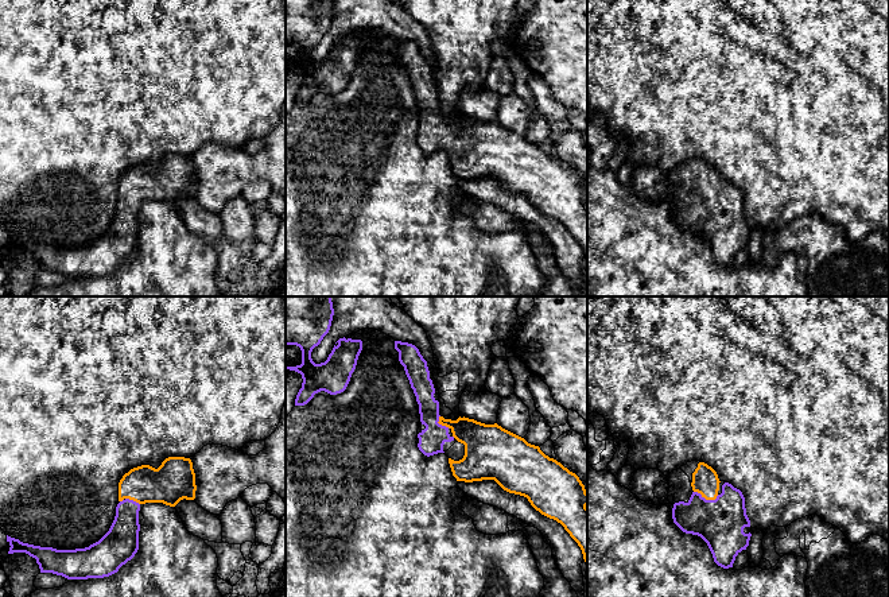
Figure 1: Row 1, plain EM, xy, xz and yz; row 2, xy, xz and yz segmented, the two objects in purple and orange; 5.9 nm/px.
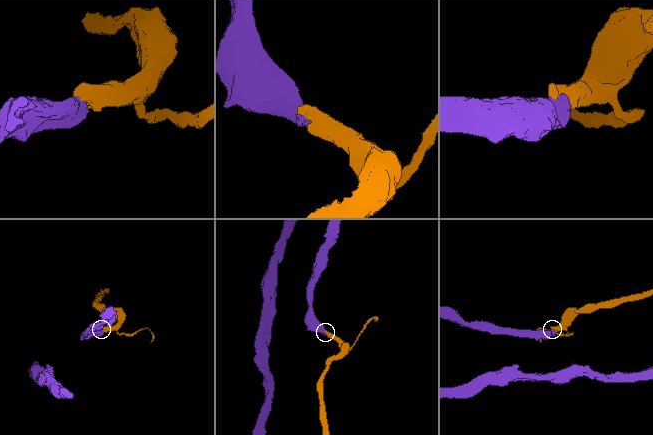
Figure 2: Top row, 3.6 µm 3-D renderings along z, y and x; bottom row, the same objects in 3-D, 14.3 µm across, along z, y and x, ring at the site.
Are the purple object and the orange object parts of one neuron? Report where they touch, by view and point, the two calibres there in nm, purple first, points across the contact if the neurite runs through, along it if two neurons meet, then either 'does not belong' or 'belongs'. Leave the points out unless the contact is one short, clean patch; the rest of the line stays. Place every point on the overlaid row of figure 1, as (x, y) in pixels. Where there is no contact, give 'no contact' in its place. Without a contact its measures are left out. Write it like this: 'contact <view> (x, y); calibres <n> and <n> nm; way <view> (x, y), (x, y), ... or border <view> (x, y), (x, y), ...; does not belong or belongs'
contact yz (705, 499); calibres 280 and 160 nm; belongs

